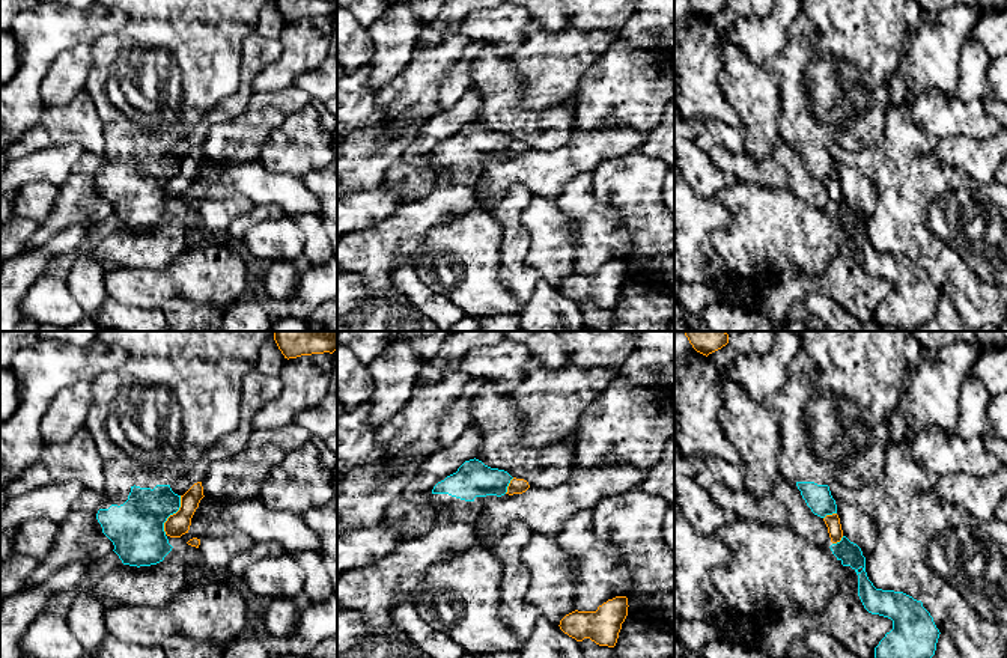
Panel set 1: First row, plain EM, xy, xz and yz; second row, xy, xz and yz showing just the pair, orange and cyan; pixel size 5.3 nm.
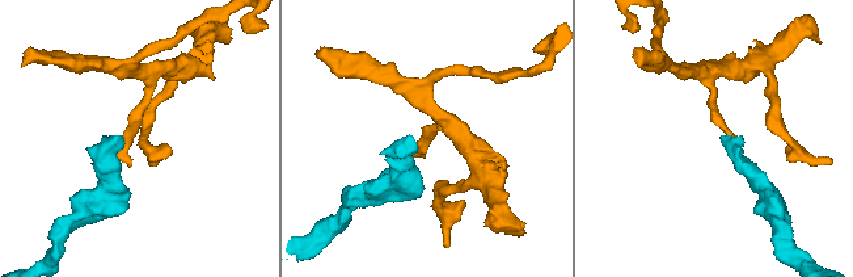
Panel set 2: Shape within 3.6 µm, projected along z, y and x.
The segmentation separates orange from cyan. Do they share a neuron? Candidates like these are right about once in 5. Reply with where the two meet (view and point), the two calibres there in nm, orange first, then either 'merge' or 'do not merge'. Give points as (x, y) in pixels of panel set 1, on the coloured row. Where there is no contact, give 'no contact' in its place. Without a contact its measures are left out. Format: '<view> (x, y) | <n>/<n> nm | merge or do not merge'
xy (173, 514) | 120/300 nm | do not merge

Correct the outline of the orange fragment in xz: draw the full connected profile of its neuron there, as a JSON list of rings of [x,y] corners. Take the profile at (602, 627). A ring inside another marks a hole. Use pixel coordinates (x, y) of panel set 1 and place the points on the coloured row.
[[[616,596],[596,611],[572,611],[560,620],[560,629],[577,641],[590,638],[599,646],[614,647],[628,616],[628,598]]]

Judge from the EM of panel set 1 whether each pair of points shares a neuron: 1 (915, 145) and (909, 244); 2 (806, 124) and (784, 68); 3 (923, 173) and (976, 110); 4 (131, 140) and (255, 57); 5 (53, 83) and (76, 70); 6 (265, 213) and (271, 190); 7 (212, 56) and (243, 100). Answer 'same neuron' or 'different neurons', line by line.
1: same neuron
2: same neuron
3: different neurons
4: different neurons
5: same neuron
6: different neurons
7: different neurons

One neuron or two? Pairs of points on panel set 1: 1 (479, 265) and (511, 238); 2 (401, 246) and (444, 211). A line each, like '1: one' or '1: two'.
1: two
2: one

